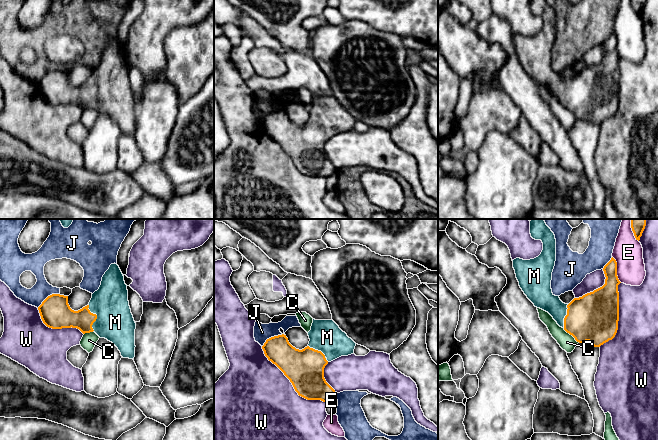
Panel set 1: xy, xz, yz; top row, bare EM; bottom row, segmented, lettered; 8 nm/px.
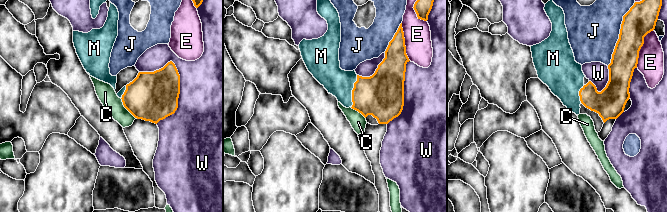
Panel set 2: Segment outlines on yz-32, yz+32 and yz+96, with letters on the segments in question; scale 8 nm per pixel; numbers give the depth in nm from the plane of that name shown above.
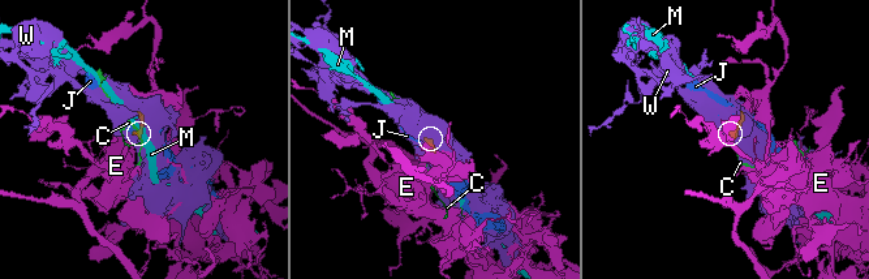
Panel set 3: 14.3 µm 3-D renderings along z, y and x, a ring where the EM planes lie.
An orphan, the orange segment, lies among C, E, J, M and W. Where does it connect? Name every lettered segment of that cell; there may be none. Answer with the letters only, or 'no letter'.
M

